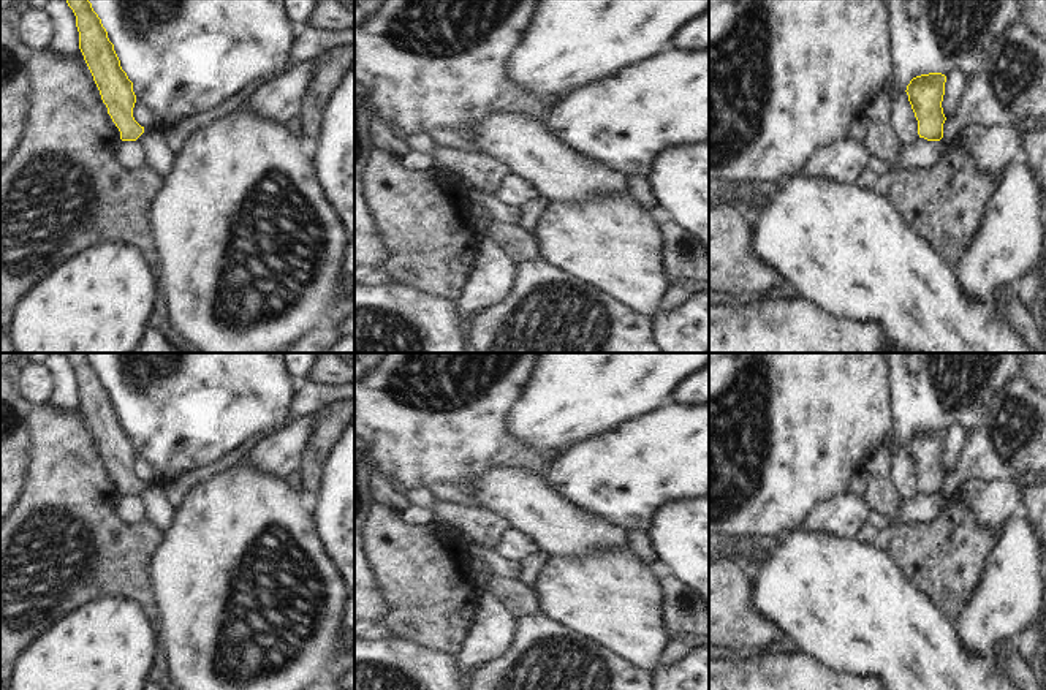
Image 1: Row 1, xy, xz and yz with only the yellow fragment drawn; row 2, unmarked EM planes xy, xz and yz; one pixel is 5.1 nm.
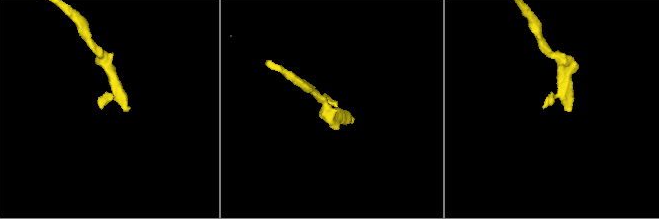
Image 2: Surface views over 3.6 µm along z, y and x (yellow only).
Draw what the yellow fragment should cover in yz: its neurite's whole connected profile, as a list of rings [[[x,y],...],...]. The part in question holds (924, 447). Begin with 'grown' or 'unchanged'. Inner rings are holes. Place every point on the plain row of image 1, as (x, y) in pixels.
unchanged | [[[929,427],[913,432],[905,445],[918,475],[918,489],[927,495],[943,492],[943,478],[946,475],[942,462],[945,437],[945,429]]]

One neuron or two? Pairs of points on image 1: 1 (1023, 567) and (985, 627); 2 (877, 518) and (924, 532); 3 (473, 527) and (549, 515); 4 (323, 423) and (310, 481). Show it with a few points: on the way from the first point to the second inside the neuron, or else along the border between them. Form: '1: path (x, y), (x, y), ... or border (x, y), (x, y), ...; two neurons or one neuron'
1: path (1013, 581), (1008, 599), (994, 613); one neuron
2: border (871, 519), (879, 527), (905, 523); two neurons
3: border (480, 507), (500, 516), (511, 526); two neurons
4: path (323, 437), (310, 467); one neuron

